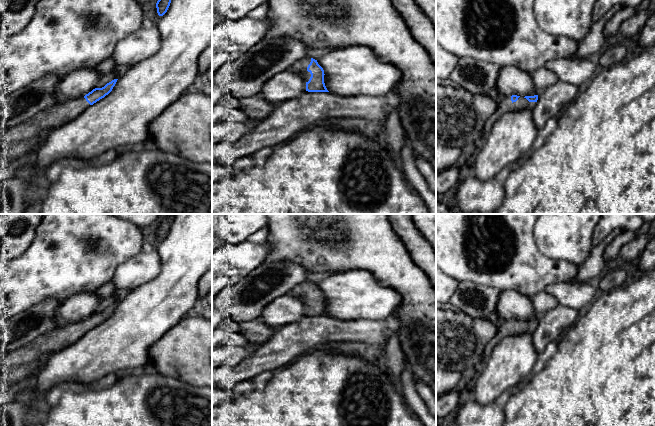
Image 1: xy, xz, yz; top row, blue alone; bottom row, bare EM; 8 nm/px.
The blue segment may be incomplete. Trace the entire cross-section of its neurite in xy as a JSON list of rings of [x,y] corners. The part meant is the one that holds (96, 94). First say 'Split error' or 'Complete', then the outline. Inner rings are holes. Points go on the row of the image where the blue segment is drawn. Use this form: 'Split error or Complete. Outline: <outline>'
Split error. Outline: [[[114,79],[102,88],[95,88],[84,97],[66,100],[46,111],[36,115],[33,119],[7,129],[0,134],[9,144],[22,142],[37,137],[42,130],[52,130],[63,126],[79,116],[90,105],[108,95],[118,79]]]

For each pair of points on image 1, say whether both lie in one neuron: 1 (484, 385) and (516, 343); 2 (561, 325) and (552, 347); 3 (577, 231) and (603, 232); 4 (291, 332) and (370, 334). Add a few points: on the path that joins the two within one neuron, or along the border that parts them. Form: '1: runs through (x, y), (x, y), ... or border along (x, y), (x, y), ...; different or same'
1: runs through (494, 375), (516, 353); same
2: border along (558, 339), (550, 342), (538, 354); different
3: border along (597, 224), (593, 235), (593, 246); different
4: runs through (311, 332), (350, 331); same

